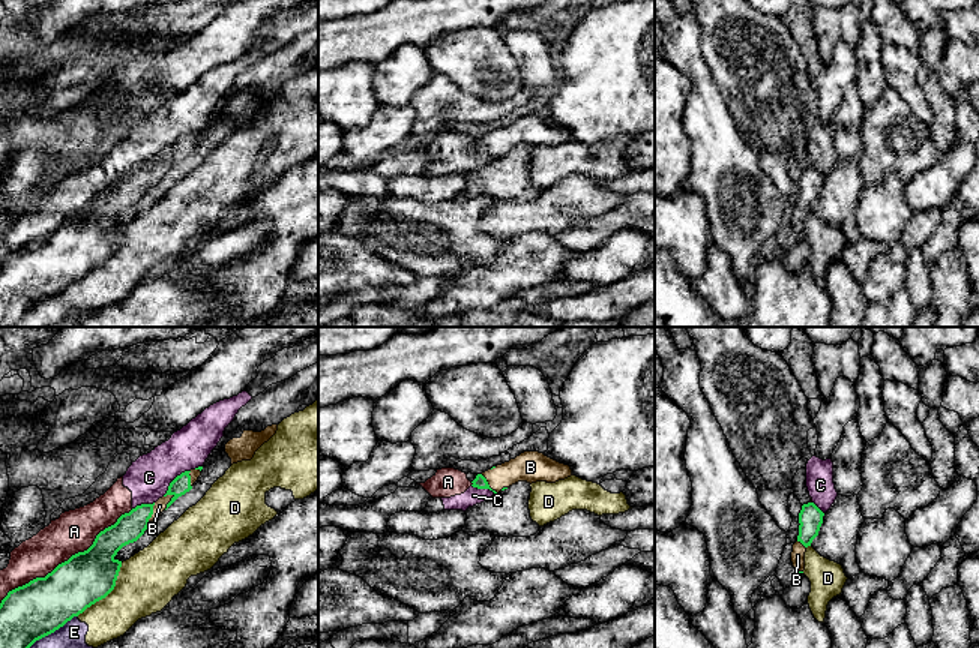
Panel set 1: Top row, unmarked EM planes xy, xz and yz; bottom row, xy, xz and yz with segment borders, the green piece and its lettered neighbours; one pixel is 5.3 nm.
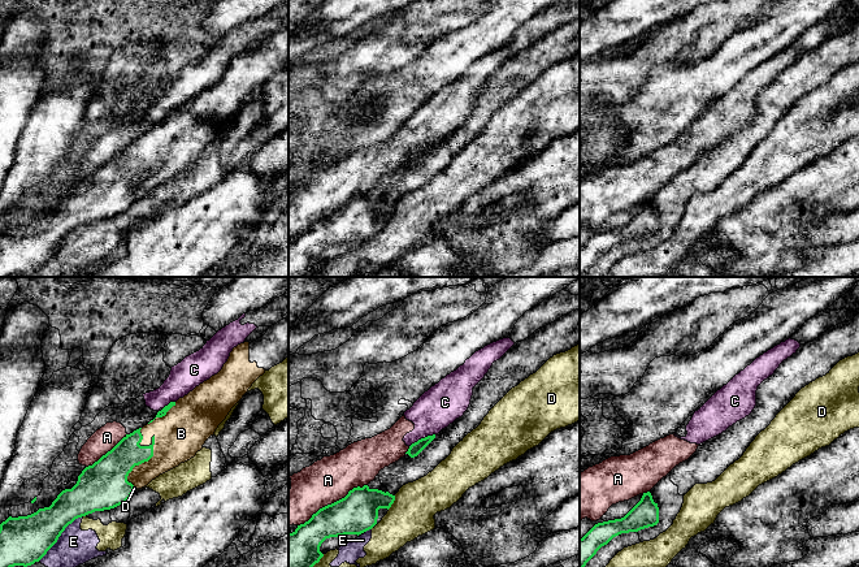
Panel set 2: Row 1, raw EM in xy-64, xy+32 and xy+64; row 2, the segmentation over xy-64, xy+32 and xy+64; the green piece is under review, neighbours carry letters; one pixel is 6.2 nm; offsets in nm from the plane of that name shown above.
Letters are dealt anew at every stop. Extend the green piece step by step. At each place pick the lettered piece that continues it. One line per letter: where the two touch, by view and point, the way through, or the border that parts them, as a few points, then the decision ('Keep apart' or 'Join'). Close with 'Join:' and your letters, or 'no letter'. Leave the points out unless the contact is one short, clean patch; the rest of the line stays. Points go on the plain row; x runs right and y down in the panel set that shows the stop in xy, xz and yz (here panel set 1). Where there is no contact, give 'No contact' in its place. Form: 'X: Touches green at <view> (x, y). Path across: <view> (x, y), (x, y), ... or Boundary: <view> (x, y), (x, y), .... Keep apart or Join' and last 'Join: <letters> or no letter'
A: Touches green at xy (68, 224). Keep apart
B: Touches green at xy (170, 165). Join
C: Touches green at xy (173, 144). Keep apart
D: Touches green at xy (107, 258). Keep apart
E: Touches green at xy (47, 299). Boundary: xy (77, 279), (39, 302), (20, 323). Keep apart
Join: B

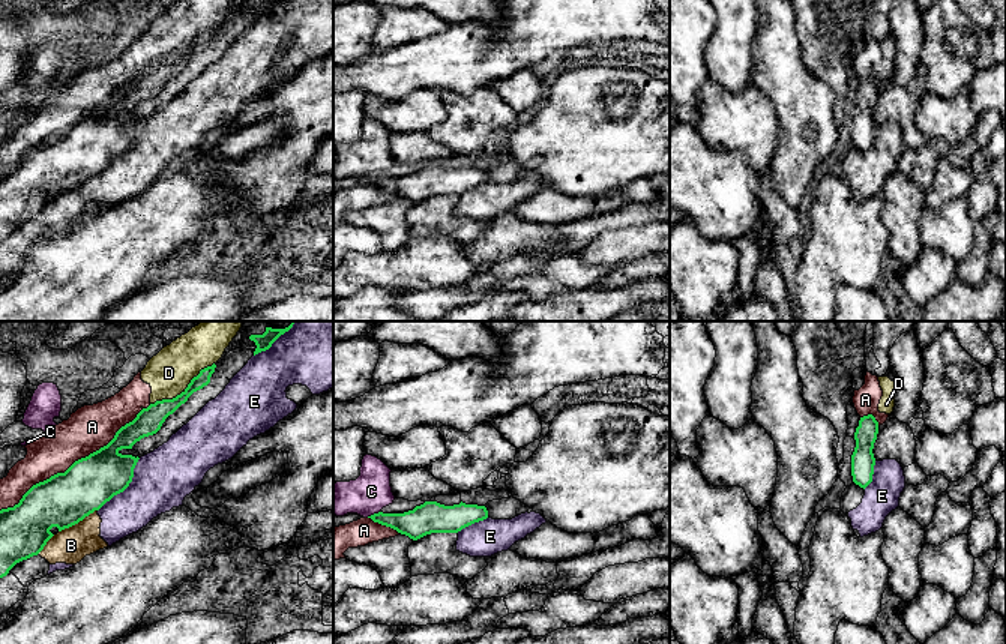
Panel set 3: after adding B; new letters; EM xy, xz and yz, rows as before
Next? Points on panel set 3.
A: Touches green at xy (75, 125). Keep apart
B: Touches green at xy (77, 186). Boundary: xy (96, 173), (59, 195). Keep apart
C: Touches green at xz (374, 177). Boundary: xz (379, 174), (367, 180). Keep apart
D: Touches green at xy (182, 56). Keep apart
E: Touches green at xy (126, 150). Keep apart
Join: no letter

